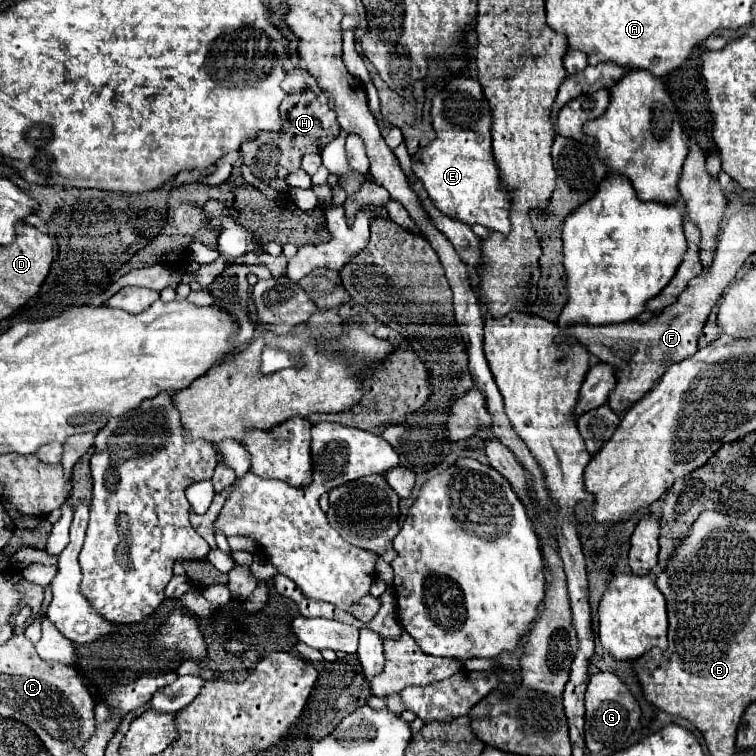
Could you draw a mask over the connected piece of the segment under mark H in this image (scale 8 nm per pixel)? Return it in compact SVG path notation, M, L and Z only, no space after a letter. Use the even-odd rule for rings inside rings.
M304 68L288 70L288 76L282 88L288 92L286 100L280 104L280 114L284 120L282 132L260 132L256 140L244 142L240 146L244 164L250 168L250 172L258 180L264 180L264 182L274 180L280 168L286 168L288 172L296 172L300 168L300 160L304 154L312 154L312 152L318 154L324 142L328 144L340 134L336 114L330 108L326 94L318 86L318 82L308 74L308 70Z

